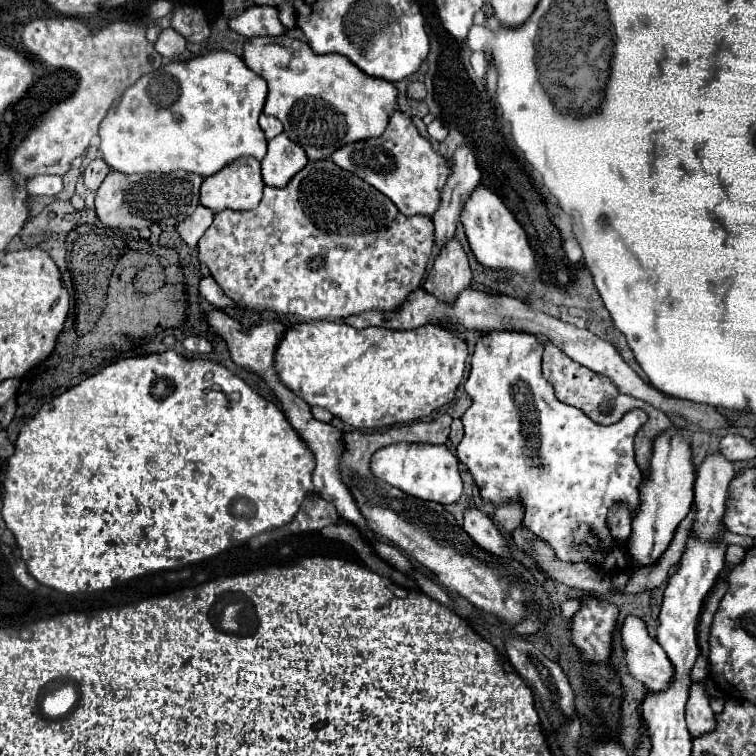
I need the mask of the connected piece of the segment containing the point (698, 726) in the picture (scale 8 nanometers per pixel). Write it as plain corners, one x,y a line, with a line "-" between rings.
701,681
691,685
691,693
689,693
689,701
687,701
687,727
691,737
703,735
707,731
713,731
715,727
715,717
713,711
709,707
709,697
707,695
707,687
701,685

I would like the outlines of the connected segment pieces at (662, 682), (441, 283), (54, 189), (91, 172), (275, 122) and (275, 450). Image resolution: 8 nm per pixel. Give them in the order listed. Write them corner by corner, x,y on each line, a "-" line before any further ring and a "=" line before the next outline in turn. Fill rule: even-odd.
629,615
619,631
629,673
649,691
661,691
669,687
673,665
661,645
647,633
645,621
637,615
=
449,241
445,249
437,255
433,269
425,277
425,291
435,295
445,303
453,303
461,291
469,289
473,281
473,273
467,263
467,255
459,241
=
37,175
27,181
27,191
31,195
49,195
55,197
63,187
63,181
59,175
=
101,157
93,159
93,161
87,165
87,169
83,171
85,187
87,187
87,189
91,189
91,191
97,191
97,189
99,189
99,185
101,185
101,181
107,177
107,173
109,173
109,171
111,171
111,169
109,169
109,165
105,165
105,161
103,161
=
261,113
261,117
259,117
259,125
261,125
261,129
265,131
267,139
273,139
273,137
277,137
277,135
283,131
281,121
279,121
277,117
269,117
269,115
265,115
265,113
=
174,350
165,351
165,353
153,353
153,355
145,355
145,357
129,357
129,359
121,359
109,367
105,367
103,371
87,377
85,381
81,381
79,385
67,389
65,393
61,393
59,397
55,397
53,401
45,403
37,415
21,429
17,441
15,441
15,453
11,455
11,459
5,461
3,469
1,469
1,495
3,495
3,521
5,525
9,527
9,531
15,535
15,541
19,545
19,551
21,551
21,557
23,561
27,563
27,569
29,573
43,585
47,587
53,587
57,591
63,591
63,593
91,593
96,591
106,591
111,588
117,587
119,583
127,583
129,579
137,579
137,577
143,577
143,575
149,575
149,573
157,573
157,571
167,571
167,569
175,569
175,567
185,567
185,565
191,565
191,563
197,563
197,561
203,561
207,557
213,557
225,550
230,549
232,546
239,543
248,541
250,538
263,533
263,531
269,531
269,529
277,529
277,527
283,527
287,525
295,513
299,511
303,499
305,499
307,493
313,490
313,481
311,481
311,475
313,475
313,469
315,469
315,457
313,457
313,451
307,447
307,443
297,435
297,431
291,427
291,423
285,419
285,413
271,401
263,399
261,395
257,395
249,385
245,385
241,378
236,374
211,361
209,359
187,359
179,353
175,353
-
195,385
218,385
222,391
201,391
197,389
-
233,392
241,393
241,399
239,403
231,403
229,401
229,394

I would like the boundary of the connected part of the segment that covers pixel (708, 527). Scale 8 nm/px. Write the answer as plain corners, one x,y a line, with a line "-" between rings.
719,453
709,455
709,457
703,459
703,463
701,463
701,467
697,471
697,479
695,479
695,499
693,499
695,519
693,519
693,525
689,529
689,535
695,537
695,539
701,539
701,541
709,541
709,543
723,543
723,545
735,543
735,545
741,545
741,547
749,549
749,547
753,547
753,539
731,533
723,523
727,487
729,487
729,481
733,479
733,475
735,475
733,463
725,461

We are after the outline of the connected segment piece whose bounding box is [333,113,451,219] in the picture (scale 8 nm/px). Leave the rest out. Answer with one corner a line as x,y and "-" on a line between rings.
393,113
391,123
381,137
343,145
337,149
337,153
333,153
333,161
341,169
355,173
387,195
407,217
423,215
431,219
441,205
441,191
451,173
451,163
439,151
435,151
425,137
419,135
417,127
405,113

